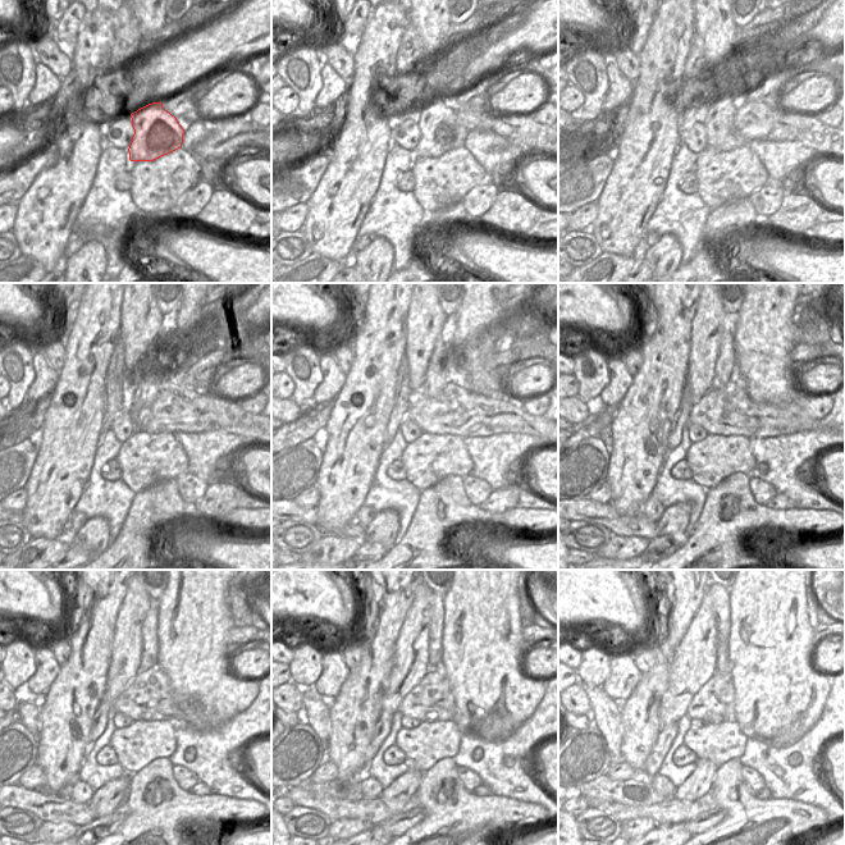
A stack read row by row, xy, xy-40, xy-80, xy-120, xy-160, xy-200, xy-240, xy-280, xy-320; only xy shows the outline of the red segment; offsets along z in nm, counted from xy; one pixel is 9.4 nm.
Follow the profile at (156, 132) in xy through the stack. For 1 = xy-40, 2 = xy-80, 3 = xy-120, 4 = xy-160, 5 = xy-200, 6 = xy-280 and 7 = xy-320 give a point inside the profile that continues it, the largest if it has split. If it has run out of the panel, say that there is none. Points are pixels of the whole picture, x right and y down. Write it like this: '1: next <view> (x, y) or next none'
1: next xy-40 (441, 132)
2: next xy-80 (720, 131)
3: next xy-120 (147, 387)
4: next xy-160 (435, 379)
5: next xy-200 (725, 362)
6: next xy-280 (435, 602)
7: next xy-320 (720, 597)

